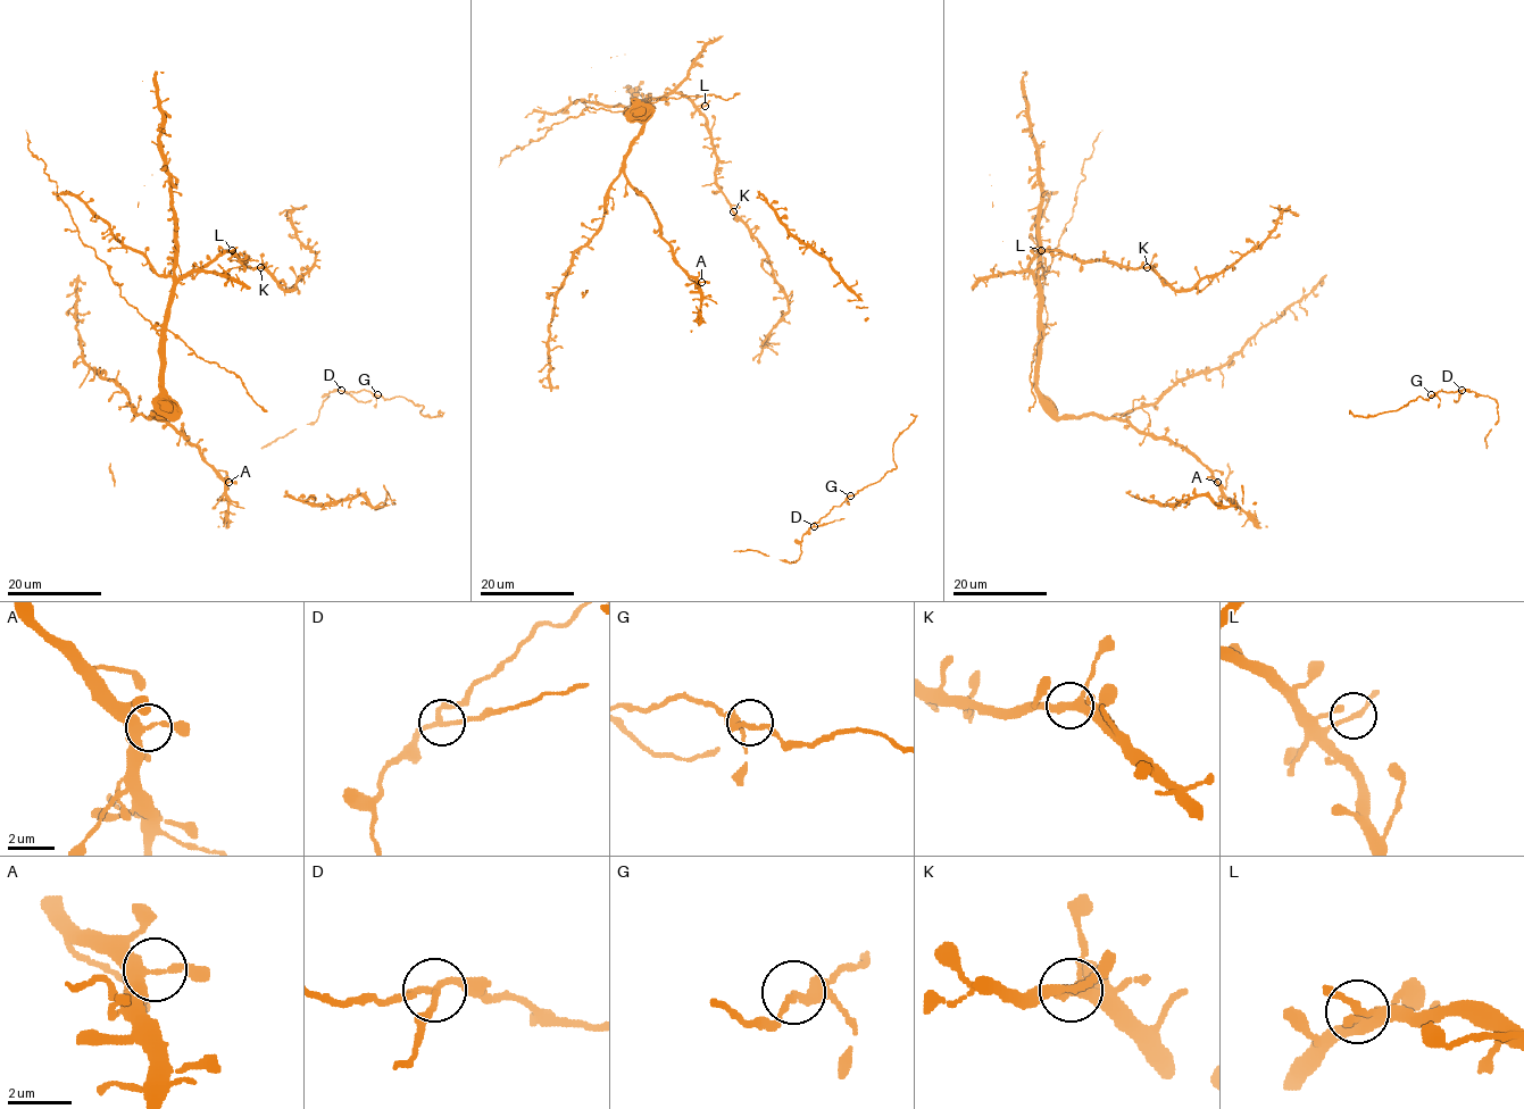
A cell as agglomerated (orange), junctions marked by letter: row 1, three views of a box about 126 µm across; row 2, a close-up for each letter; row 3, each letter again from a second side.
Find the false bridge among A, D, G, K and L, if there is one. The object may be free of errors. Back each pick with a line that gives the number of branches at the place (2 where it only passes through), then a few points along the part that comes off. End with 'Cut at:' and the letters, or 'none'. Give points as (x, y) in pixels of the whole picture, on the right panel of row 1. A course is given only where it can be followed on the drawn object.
D: Branches: 3
Cut at: D

